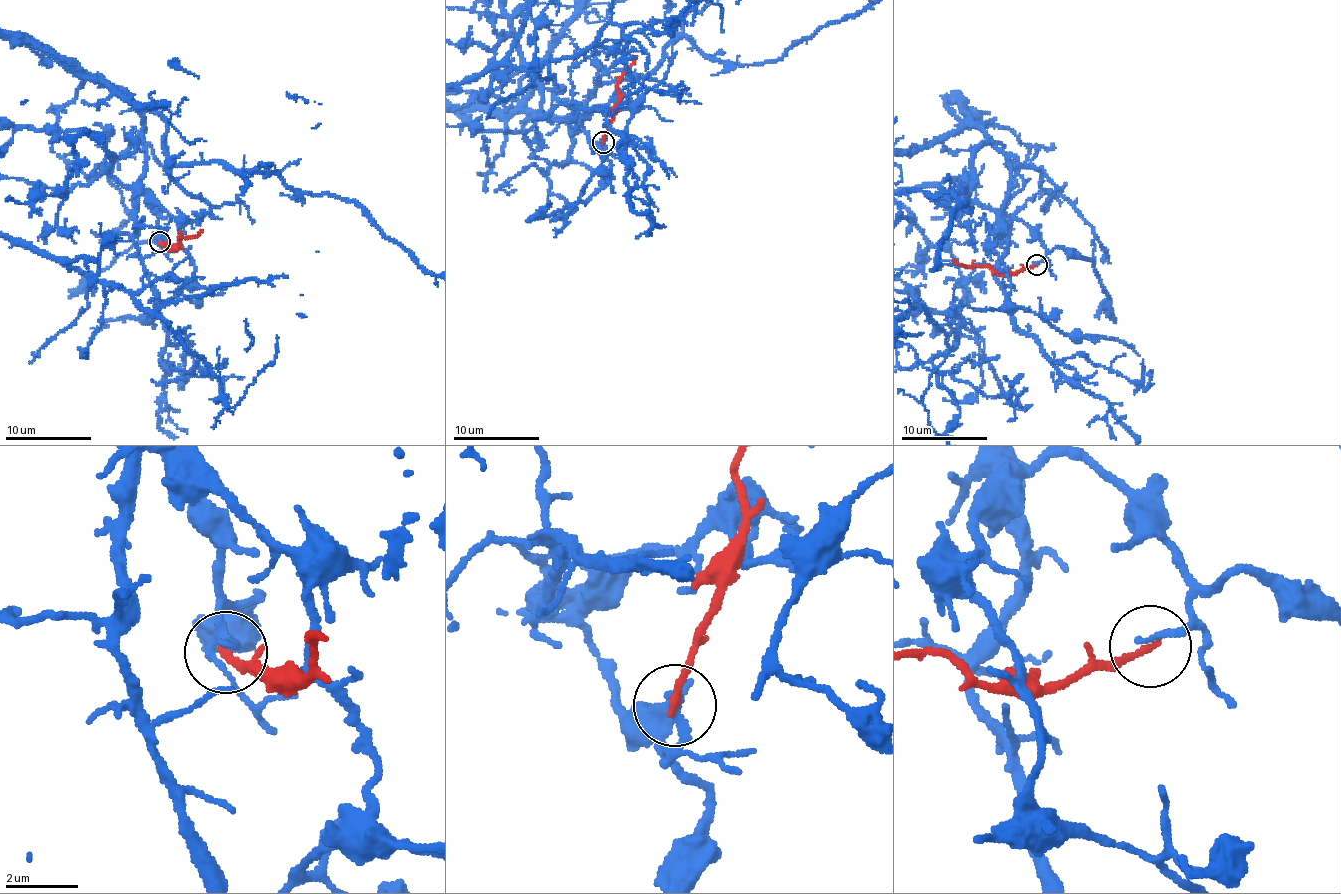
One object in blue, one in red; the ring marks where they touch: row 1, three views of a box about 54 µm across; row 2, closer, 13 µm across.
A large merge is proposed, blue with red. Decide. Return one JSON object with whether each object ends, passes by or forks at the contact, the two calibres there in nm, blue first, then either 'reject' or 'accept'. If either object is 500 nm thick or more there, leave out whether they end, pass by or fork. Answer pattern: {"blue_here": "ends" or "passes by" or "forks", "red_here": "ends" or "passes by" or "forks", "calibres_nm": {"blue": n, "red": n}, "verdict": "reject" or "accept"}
{"blue_here": "ends", "red_here": "ends", "calibres_nm": {"blue": 220, "red": 190}, "verdict": "reject"}

